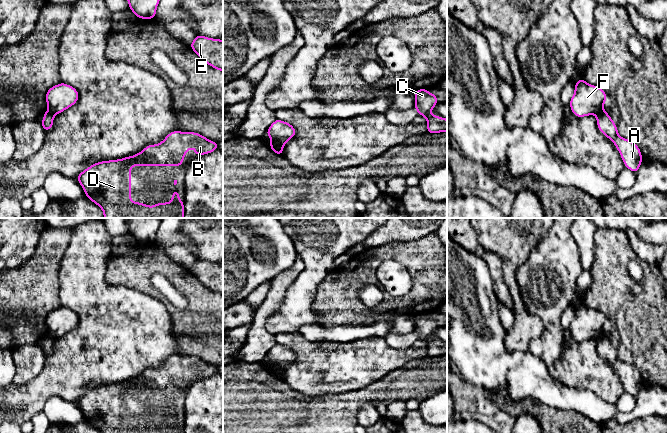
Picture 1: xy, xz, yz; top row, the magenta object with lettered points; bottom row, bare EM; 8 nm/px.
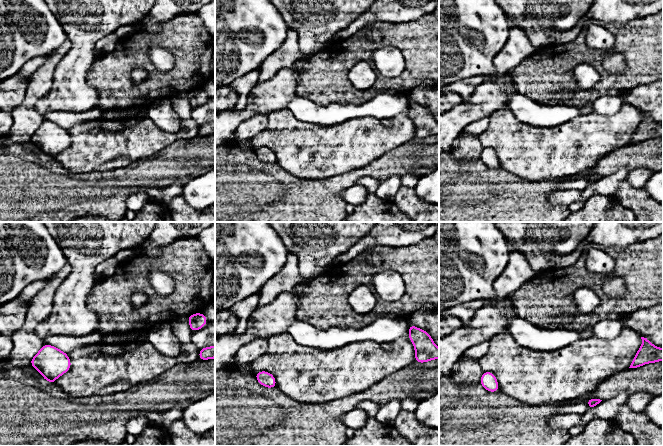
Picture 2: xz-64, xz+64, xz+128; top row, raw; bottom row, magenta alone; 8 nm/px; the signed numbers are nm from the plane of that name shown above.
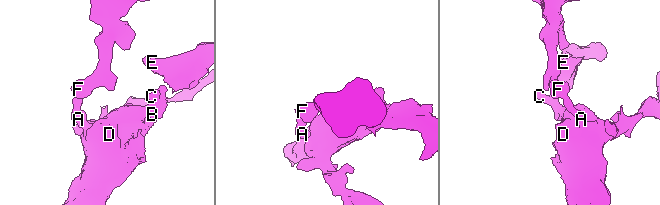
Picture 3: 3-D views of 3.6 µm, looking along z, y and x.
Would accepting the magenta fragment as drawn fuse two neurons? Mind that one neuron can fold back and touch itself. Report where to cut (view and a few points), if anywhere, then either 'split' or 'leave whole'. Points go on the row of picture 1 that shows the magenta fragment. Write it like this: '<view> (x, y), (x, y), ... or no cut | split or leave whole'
xz (271, 141), (281, 148) | split

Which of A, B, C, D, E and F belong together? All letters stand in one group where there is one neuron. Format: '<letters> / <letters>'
A B C D E / F

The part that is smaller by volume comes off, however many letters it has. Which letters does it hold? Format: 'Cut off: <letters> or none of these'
Cut off: F

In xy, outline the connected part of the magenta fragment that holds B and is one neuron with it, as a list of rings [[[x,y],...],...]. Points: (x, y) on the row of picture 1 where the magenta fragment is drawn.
[[[172,131],[165,139],[155,145],[147,145],[142,152],[126,158],[101,161],[89,166],[76,176],[86,197],[98,205],[104,218],[184,218],[184,201],[173,190],[169,203],[158,202],[154,206],[131,201],[131,167],[132,166],[182,166],[189,148],[195,149],[195,156],[209,154],[218,149],[218,143],[207,139],[199,133]]]

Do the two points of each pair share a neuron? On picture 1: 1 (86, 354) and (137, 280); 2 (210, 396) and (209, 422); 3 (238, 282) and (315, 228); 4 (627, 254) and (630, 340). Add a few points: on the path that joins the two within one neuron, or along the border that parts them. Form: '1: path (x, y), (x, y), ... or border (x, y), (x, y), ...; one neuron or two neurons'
1: border (109, 282), (128, 286), (153, 298); two neurons
2: path (210, 402), (210, 416); one neuron
3: border (282, 228), (292, 241), (298, 255); two neurons
4: path (620, 275), (620, 307), (630, 319); one neuron

